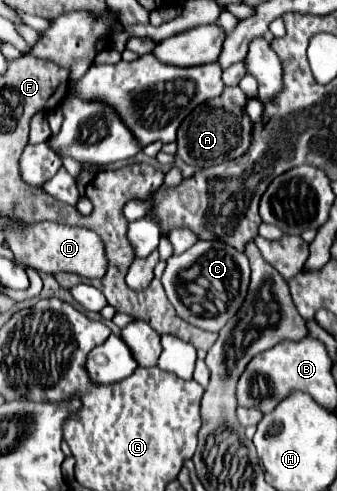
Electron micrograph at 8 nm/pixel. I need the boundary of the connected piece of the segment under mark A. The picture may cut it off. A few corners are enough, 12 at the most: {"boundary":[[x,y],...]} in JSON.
{"boundary":[[239,86],[197,106],[177,156],[211,166],[243,156],[253,124]]}

